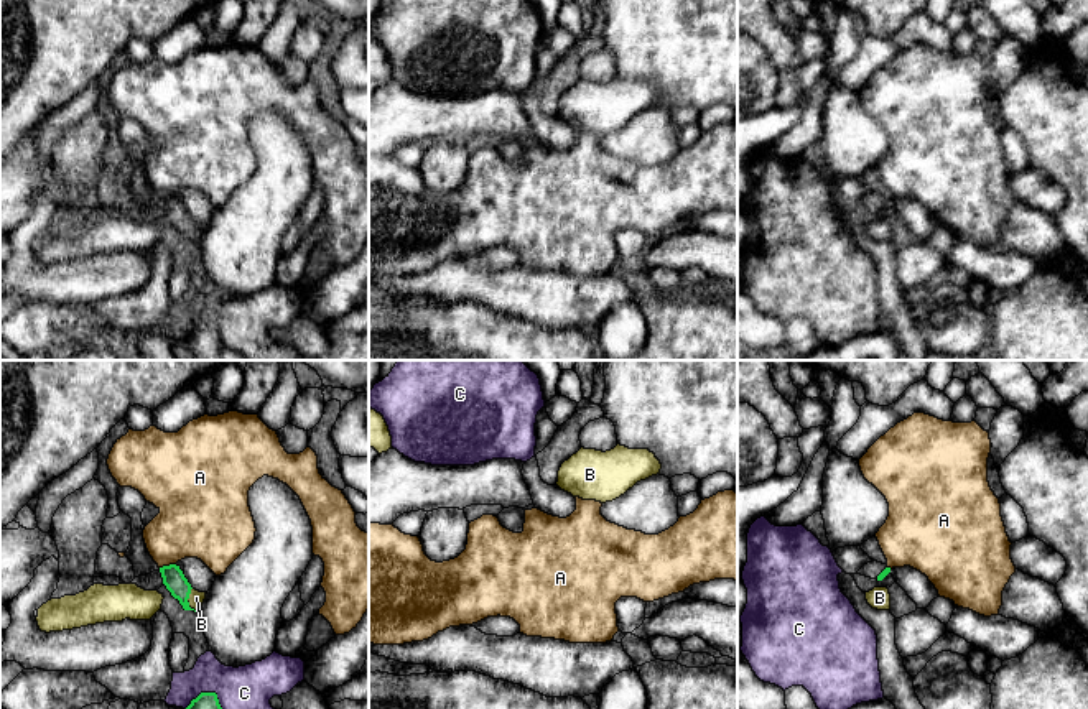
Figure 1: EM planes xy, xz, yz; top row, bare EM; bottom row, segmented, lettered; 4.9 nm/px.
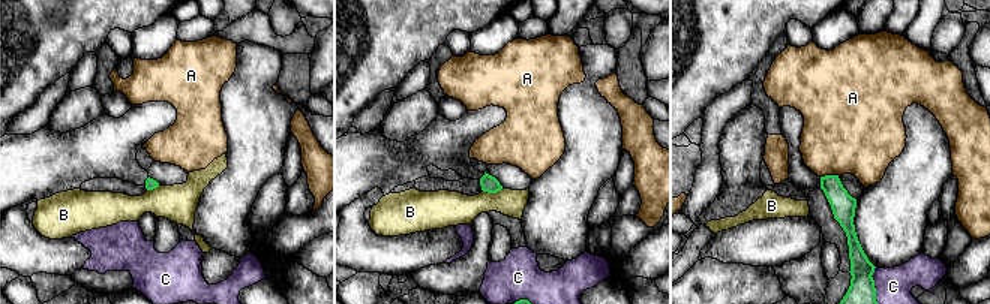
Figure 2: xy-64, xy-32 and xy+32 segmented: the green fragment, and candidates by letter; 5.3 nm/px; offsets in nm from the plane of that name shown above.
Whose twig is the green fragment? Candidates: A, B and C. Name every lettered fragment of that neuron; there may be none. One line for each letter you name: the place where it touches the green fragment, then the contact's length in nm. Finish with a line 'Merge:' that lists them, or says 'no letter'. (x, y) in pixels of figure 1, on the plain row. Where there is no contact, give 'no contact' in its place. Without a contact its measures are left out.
Merge: no letter

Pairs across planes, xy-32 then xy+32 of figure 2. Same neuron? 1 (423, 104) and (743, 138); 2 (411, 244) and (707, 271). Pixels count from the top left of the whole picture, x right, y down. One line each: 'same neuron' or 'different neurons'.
1: same neuron
2: different neurons

